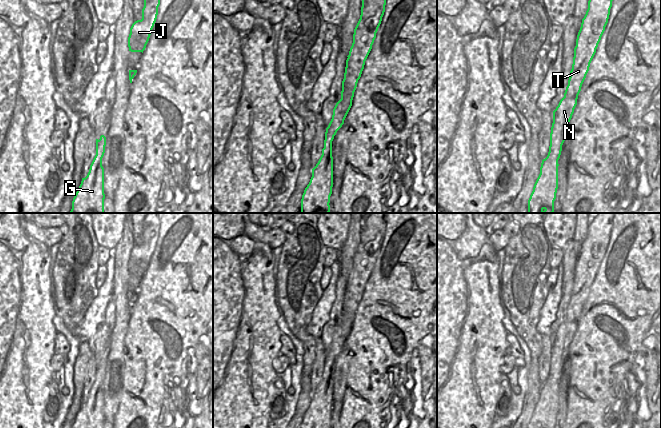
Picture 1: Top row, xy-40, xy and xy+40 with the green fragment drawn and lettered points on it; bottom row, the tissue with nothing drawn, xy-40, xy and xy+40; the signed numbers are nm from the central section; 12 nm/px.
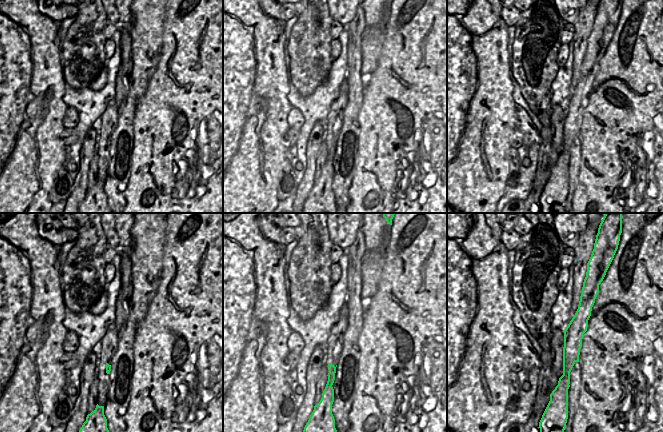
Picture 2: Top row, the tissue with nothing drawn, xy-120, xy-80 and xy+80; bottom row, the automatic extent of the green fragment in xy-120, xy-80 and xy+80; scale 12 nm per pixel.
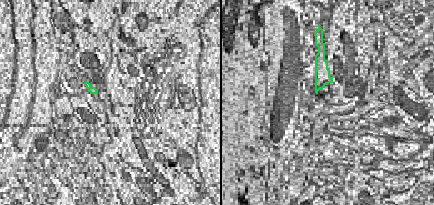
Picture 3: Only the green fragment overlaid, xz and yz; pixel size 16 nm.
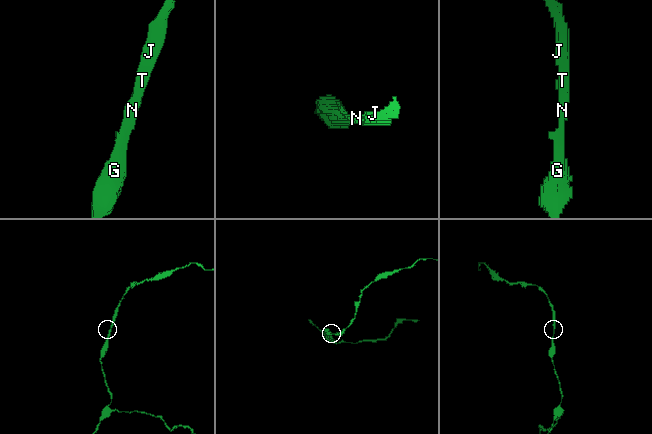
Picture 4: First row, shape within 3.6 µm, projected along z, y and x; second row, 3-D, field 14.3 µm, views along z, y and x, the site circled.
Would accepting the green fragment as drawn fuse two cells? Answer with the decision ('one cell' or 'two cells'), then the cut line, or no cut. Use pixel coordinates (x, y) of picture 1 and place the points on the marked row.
one cell; no cut

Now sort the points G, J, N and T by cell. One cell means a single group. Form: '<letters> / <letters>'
G J N T

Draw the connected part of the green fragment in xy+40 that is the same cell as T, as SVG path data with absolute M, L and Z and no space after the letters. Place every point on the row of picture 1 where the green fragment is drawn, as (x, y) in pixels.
M589 0L582 19L568 85L564 97L553 111L549 152L542 160L540 174L528 200L528 213L553 213L558 189L558 160L562 145L569 137L569 122L590 63L608 23L613 0Z

